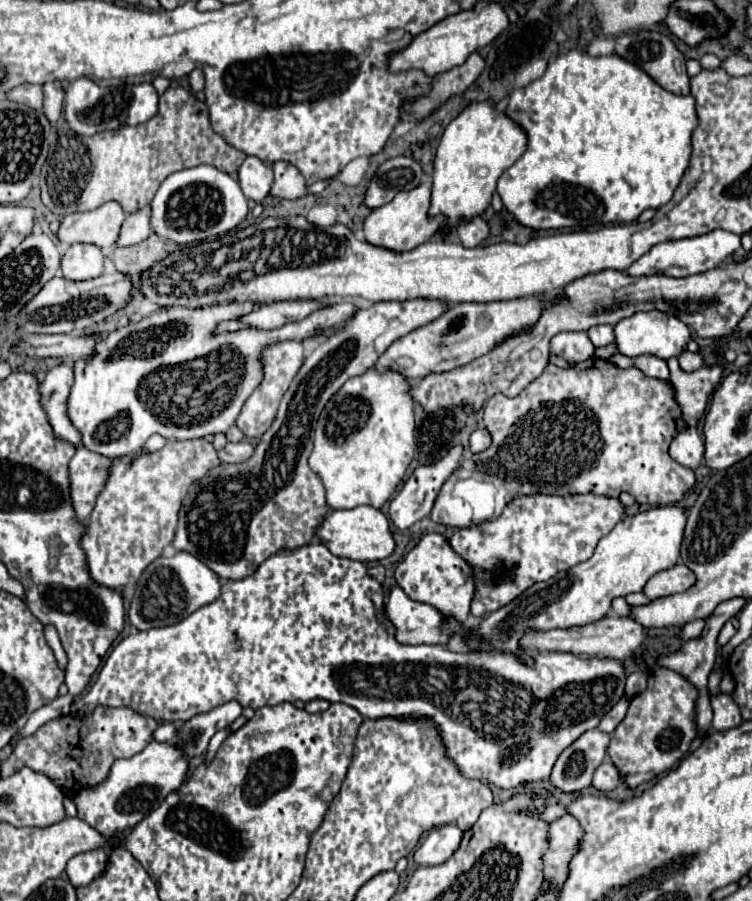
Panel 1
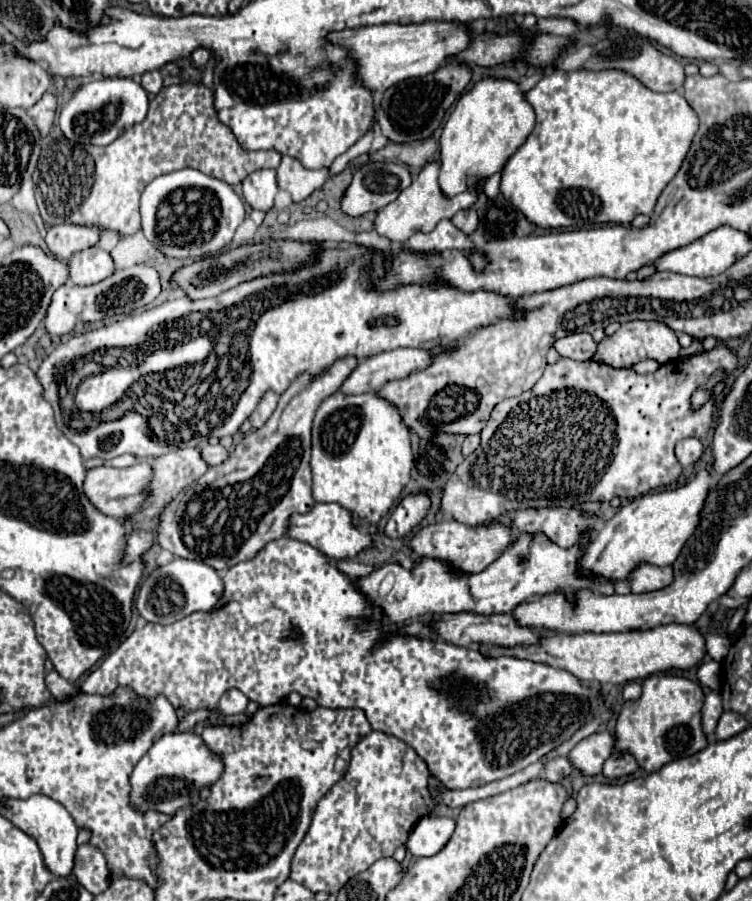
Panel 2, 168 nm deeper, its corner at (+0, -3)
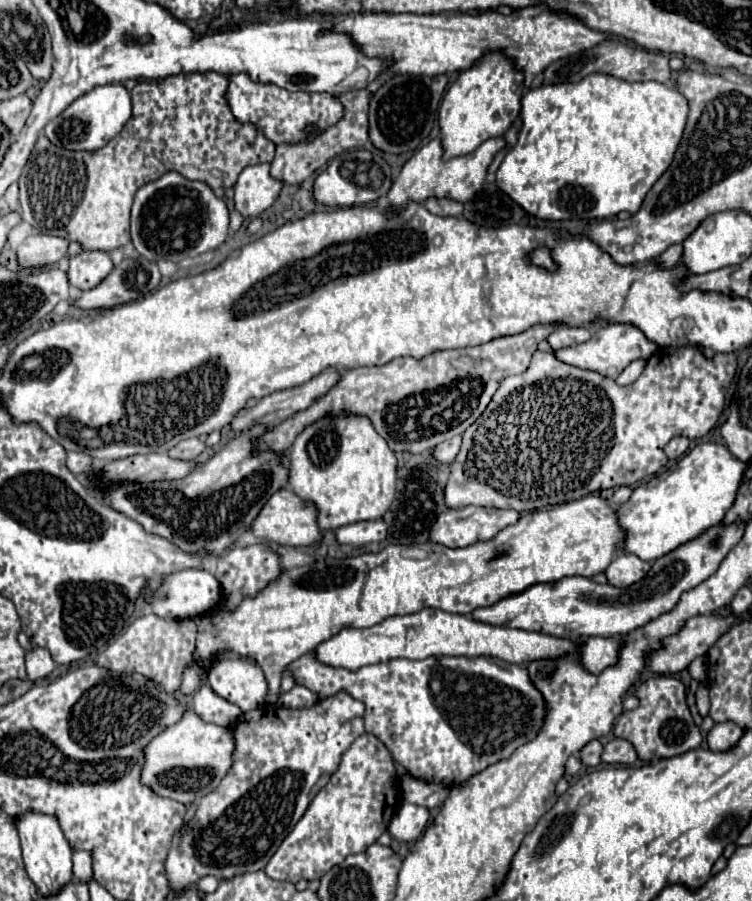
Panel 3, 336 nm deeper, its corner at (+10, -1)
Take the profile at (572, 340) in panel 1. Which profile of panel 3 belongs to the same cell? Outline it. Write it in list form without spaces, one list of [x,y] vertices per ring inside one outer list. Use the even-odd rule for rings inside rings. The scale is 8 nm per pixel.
[[[560,326],[556,328],[550,336],[548,336],[548,342],[552,346],[552,350],[558,350],[558,348],[566,348],[566,346],[576,346],[576,344],[582,344],[586,340],[590,340],[590,330],[588,328],[568,328],[568,326]]]

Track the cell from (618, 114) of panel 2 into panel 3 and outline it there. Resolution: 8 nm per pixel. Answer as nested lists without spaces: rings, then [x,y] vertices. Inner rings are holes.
[[[590,74],[576,84],[556,84],[556,86],[540,86],[536,90],[528,90],[528,98],[526,98],[526,94],[522,98],[522,112],[520,112],[522,128],[518,134],[518,142],[504,156],[504,160],[498,168],[498,174],[496,174],[496,184],[526,212],[530,212],[532,216],[542,218],[542,220],[594,220],[594,218],[604,220],[604,218],[616,216],[622,210],[634,214],[638,210],[638,206],[642,204],[644,196],[648,194],[648,190],[654,186],[654,182],[668,170],[668,166],[674,158],[674,152],[678,148],[678,142],[682,138],[684,126],[686,126],[686,114],[688,114],[686,98],[676,88],[670,88],[670,86],[666,86],[662,82],[654,82],[654,80],[638,84],[638,82],[624,82],[624,80],[618,80],[608,74]]]

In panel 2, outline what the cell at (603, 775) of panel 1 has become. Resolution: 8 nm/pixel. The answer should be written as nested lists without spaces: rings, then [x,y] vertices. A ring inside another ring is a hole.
[[[612,754],[604,762],[602,774],[608,780],[616,780],[616,778],[624,778],[624,776],[634,774],[636,770],[638,770],[638,764],[636,764],[636,760],[632,760],[632,756],[628,756],[628,754]]]

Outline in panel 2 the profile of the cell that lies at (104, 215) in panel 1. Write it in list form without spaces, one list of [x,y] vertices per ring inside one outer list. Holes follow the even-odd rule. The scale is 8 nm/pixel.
[[[60,224],[60,226],[50,226],[46,234],[46,244],[50,252],[60,258],[68,260],[72,254],[78,250],[96,246],[104,228],[100,226],[78,226],[78,224]]]

